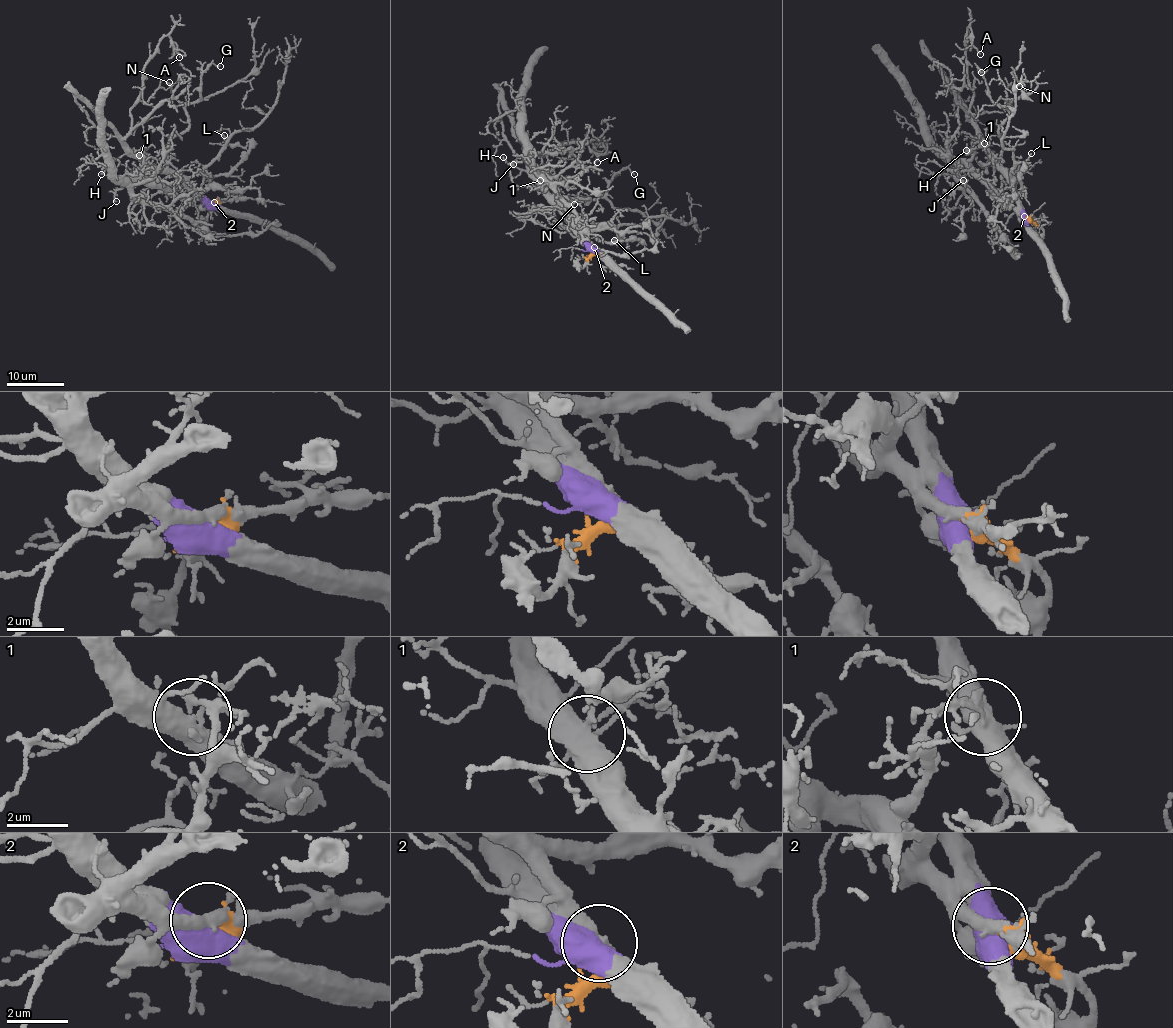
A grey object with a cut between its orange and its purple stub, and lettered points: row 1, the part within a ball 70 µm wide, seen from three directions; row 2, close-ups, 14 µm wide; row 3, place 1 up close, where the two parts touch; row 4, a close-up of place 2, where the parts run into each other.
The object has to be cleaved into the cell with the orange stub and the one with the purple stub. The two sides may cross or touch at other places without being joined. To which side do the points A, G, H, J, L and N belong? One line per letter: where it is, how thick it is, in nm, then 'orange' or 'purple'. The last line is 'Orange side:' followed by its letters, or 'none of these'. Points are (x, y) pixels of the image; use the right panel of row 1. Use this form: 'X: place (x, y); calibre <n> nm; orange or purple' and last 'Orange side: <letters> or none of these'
A: place (980, 54); calibre 130 nm; purple
G: place (981, 72); calibre 140 nm; purple
H: place (966, 150); calibre 140 nm; purple
J: place (963, 180); calibre 120 nm; orange
L: place (1031, 153); calibre 120 nm; purple
N: place (1019, 86); calibre 140 nm; purple
Orange side: J

